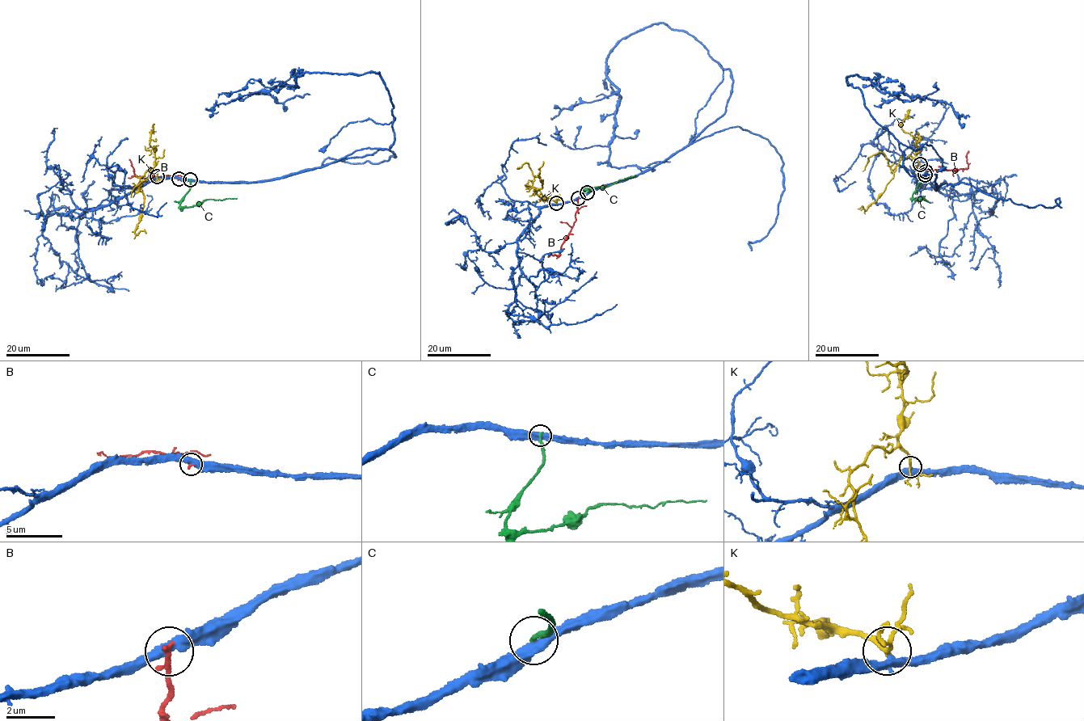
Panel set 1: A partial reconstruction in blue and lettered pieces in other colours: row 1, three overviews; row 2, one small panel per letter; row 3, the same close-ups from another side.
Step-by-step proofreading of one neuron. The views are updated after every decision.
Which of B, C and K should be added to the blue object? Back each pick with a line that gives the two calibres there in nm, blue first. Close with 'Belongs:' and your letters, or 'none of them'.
K: 360 nm thick on the blue side, 140 nm on the other
Belongs: K

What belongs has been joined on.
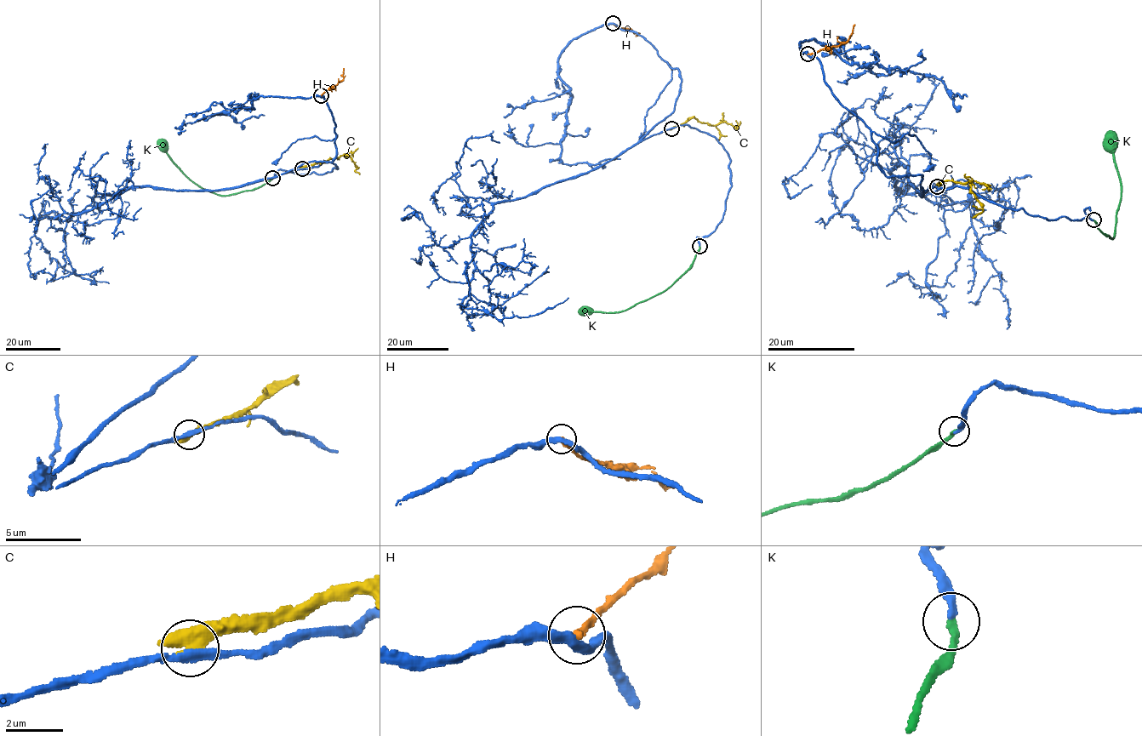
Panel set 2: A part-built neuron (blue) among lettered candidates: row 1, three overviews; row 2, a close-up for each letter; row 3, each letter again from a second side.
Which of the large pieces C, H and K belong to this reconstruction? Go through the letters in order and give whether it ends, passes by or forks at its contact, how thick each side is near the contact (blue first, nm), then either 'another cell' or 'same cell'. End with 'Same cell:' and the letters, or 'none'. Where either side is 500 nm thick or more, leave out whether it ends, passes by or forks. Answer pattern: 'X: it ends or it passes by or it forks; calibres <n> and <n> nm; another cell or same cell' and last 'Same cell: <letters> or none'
C: calibres 220 and 600 nm; another cell
H: it ends; calibres 280 and 240 nm; another cell
K: it ends; calibres 260 and 240 nm; same cell
Same cell: K

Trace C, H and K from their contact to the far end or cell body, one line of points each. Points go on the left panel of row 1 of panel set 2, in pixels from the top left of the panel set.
C: (302, 168), (347, 155), (359, 174)
H: (320, 96), (340, 82), (344, 68)
K: (272, 178), (251, 190), (227, 196), (211, 192), (199, 187), (183, 173), (161, 149), (158, 139)

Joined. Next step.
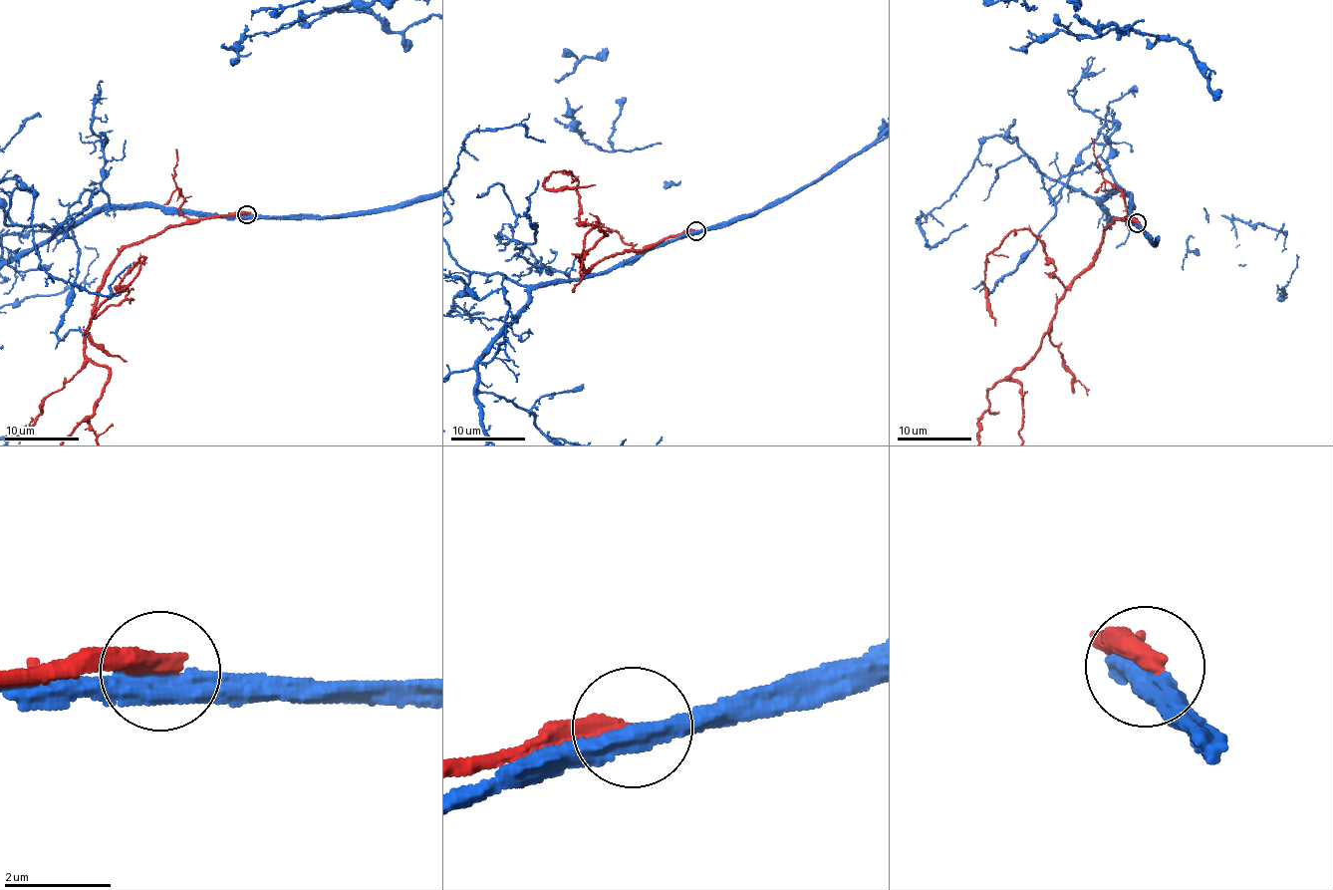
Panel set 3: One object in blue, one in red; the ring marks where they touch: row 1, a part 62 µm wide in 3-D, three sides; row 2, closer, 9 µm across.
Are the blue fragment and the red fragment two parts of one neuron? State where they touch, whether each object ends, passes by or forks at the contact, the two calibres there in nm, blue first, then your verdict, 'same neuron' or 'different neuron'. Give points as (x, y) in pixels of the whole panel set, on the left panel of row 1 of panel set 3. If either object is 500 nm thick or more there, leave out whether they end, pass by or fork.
(247, 214) | blue passes by | red ends | 400/400 nm | different neuron

